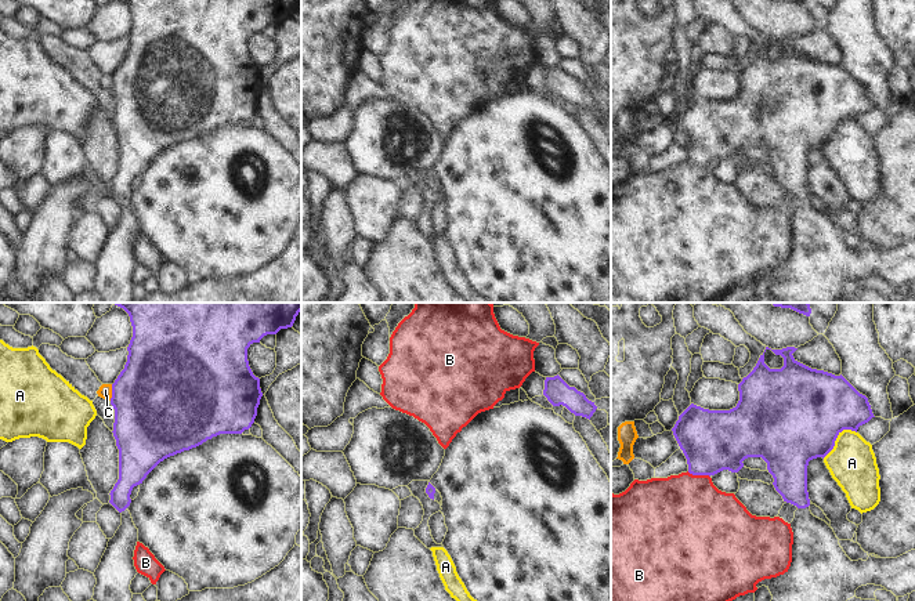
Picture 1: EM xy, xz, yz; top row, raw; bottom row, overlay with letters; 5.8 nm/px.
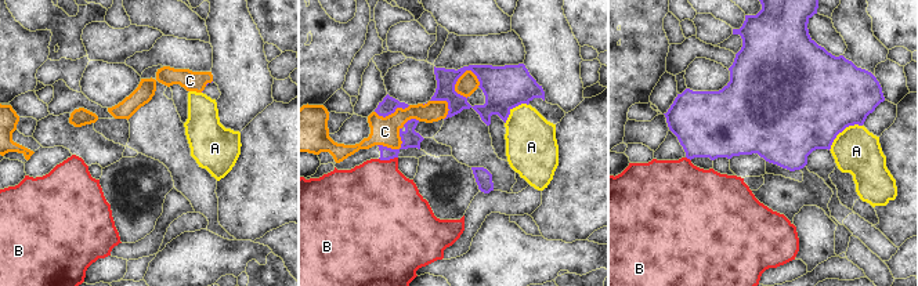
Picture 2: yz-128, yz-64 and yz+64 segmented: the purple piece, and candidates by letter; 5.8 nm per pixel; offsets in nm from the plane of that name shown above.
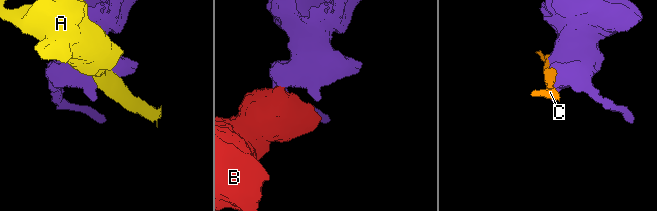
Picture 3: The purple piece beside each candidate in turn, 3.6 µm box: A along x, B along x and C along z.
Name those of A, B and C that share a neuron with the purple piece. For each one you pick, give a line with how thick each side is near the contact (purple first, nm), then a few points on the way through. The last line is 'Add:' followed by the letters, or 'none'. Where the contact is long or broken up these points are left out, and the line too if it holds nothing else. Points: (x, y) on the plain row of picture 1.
Add: none.

